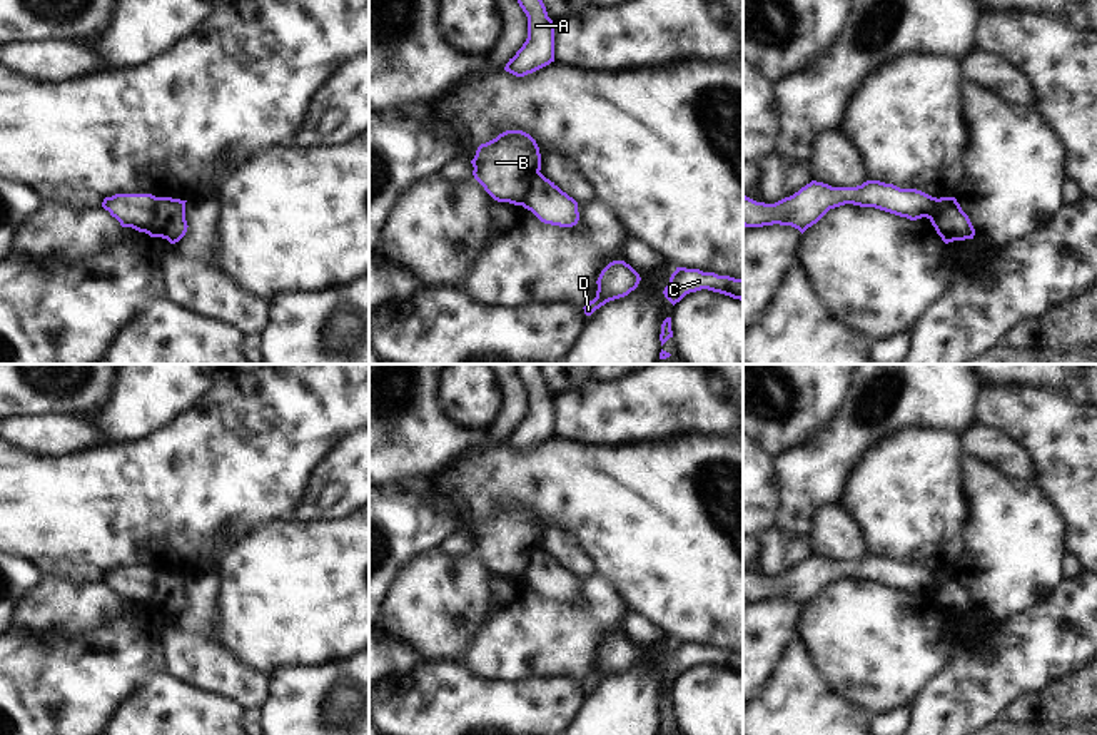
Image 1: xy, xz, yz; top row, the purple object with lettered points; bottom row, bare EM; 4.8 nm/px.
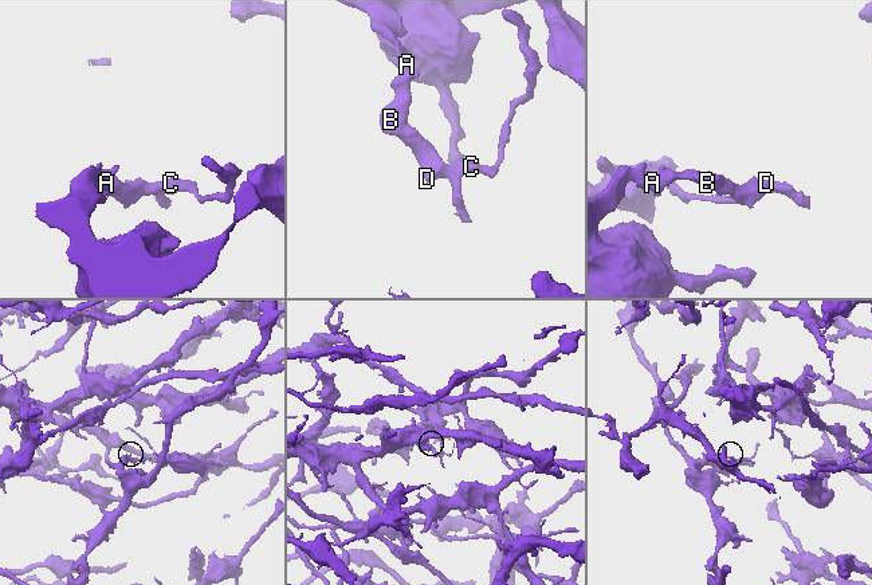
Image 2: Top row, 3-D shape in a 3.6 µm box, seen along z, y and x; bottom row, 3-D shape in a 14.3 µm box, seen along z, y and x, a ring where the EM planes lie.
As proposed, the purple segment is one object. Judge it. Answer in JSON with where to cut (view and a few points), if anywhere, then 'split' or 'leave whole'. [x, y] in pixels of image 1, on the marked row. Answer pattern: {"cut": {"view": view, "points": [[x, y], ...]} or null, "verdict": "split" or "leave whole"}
{"cut": {"view": "xy", "points": [[157, 197], [147, 233]]}, "verdict": "split"}

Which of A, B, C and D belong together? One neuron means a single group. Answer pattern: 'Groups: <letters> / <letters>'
Groups: A B / C D.

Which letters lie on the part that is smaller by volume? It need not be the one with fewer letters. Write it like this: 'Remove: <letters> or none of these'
Remove: C, D

